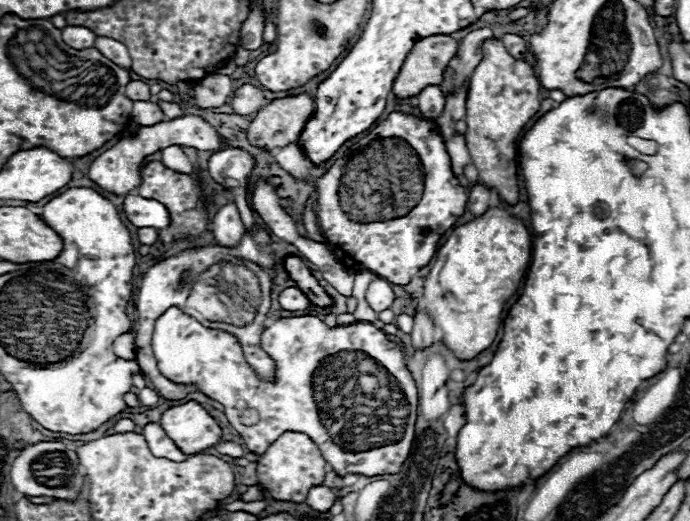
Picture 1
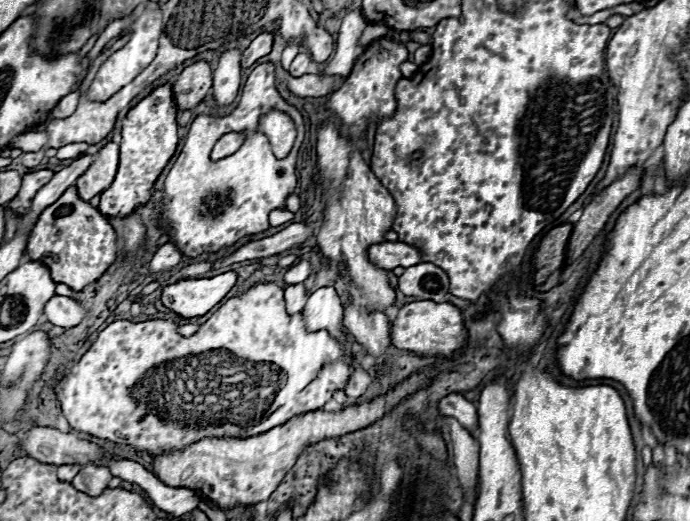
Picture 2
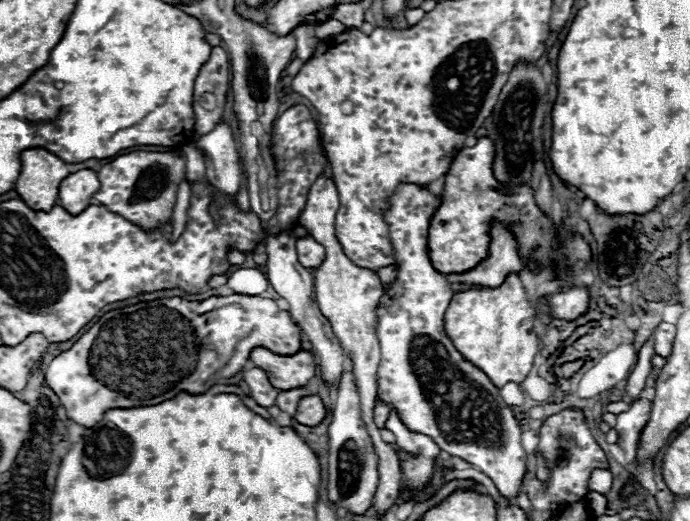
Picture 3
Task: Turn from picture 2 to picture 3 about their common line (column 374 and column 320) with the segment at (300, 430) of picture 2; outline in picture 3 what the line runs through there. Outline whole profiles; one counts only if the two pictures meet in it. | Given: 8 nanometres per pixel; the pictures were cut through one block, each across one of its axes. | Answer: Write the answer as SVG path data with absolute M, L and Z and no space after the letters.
M312 394L312 396L304 396L296 408L296 414L294 418L300 422L300 424L306 424L306 426L316 426L324 420L326 416L326 408L320 400L318 394Z

